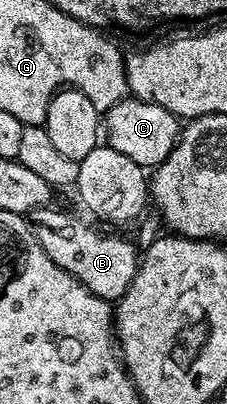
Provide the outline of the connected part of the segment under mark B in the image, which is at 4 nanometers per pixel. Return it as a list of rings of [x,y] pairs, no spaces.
[[[51,205],[39,206],[37,210],[28,211],[26,215],[38,244],[42,244],[42,252],[46,252],[46,256],[50,256],[50,260],[54,260],[58,268],[70,272],[70,276],[74,276],[83,286],[90,288],[94,296],[115,303],[128,291],[136,275],[137,243],[132,240],[127,242],[116,234],[103,234],[72,214],[52,209]]]

